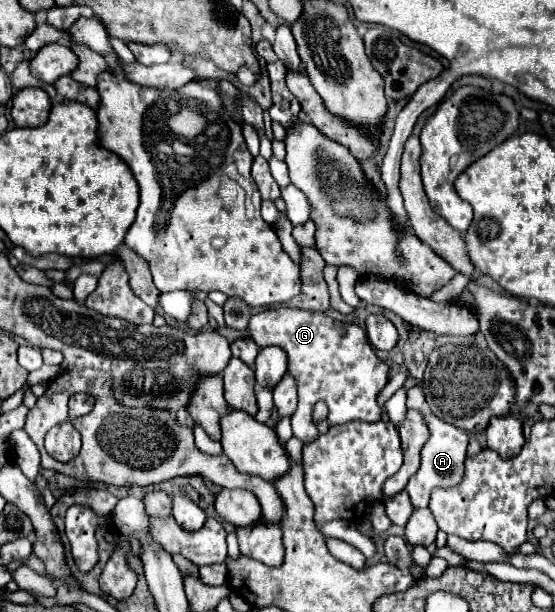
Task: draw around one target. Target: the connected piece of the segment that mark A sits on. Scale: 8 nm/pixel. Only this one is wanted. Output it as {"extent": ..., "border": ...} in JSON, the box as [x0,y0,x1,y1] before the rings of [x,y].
{"extent":[406,413,468,509],"border":[[[426,413],[426,415],[428,415],[428,427],[432,429],[432,435],[422,449],[422,465],[420,465],[418,473],[414,477],[410,477],[410,481],[406,485],[406,491],[416,509],[428,507],[430,493],[434,487],[454,487],[456,483],[460,483],[460,479],[464,475],[464,457],[466,457],[466,445],[468,445],[468,431],[454,427],[454,425],[438,419],[432,413]]]}

